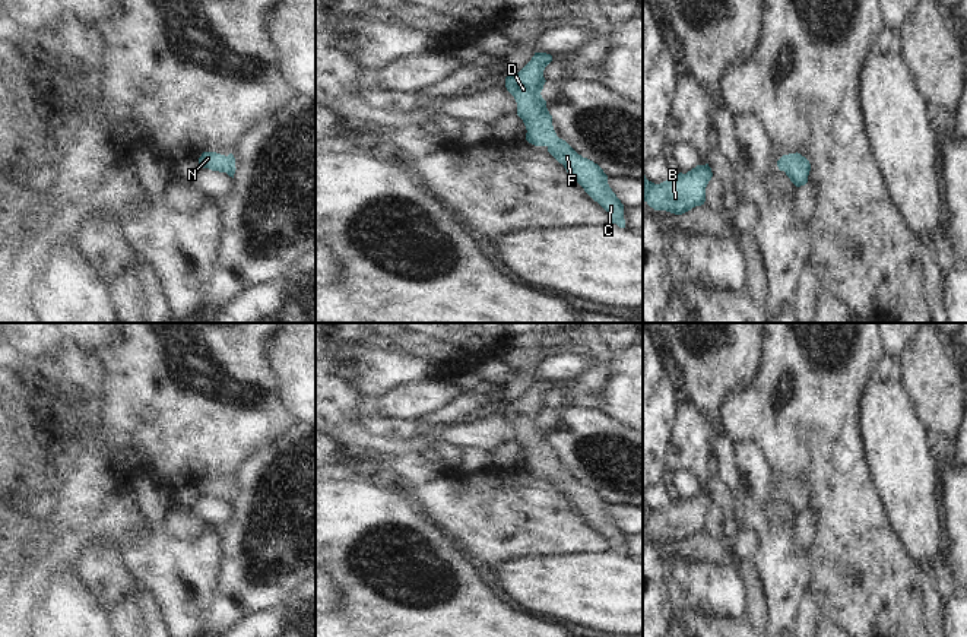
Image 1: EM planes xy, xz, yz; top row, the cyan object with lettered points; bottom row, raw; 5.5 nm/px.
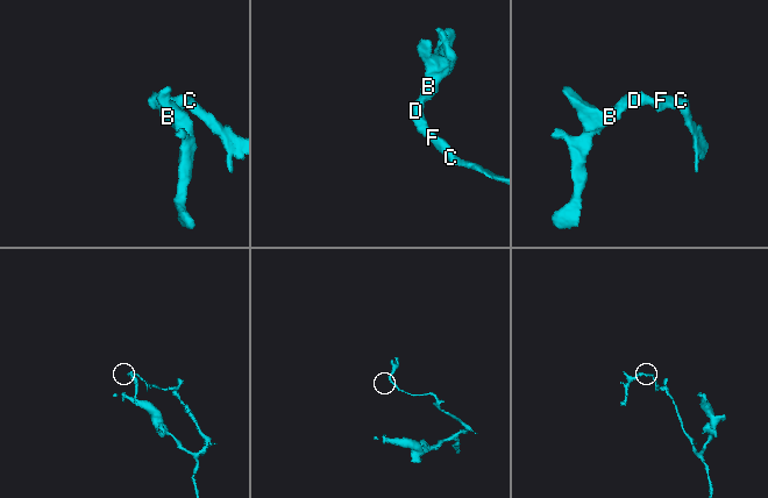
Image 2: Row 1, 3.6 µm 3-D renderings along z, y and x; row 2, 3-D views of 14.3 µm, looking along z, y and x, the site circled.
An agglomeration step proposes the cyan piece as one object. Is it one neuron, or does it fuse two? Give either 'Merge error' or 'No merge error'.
No merge error.

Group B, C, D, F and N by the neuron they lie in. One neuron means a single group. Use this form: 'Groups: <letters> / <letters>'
Groups: B C D F N.

